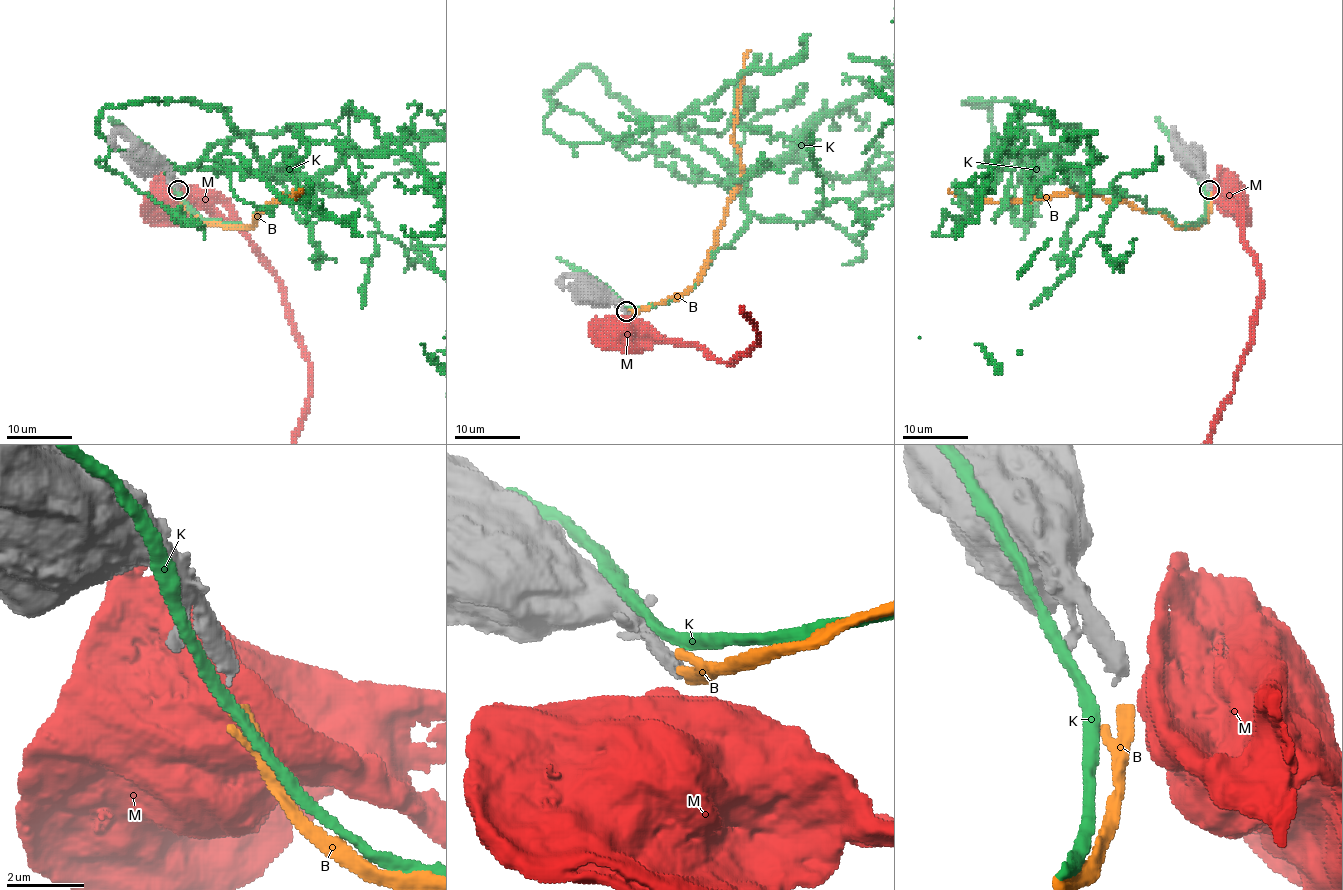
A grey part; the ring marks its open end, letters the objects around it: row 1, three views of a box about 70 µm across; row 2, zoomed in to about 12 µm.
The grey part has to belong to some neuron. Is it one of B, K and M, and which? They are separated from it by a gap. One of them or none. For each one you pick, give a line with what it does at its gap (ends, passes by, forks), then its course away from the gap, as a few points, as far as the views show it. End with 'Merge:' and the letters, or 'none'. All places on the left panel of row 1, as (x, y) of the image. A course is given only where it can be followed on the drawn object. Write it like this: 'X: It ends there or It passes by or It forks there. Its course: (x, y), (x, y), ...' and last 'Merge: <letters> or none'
B: It ends there
Merge: B

